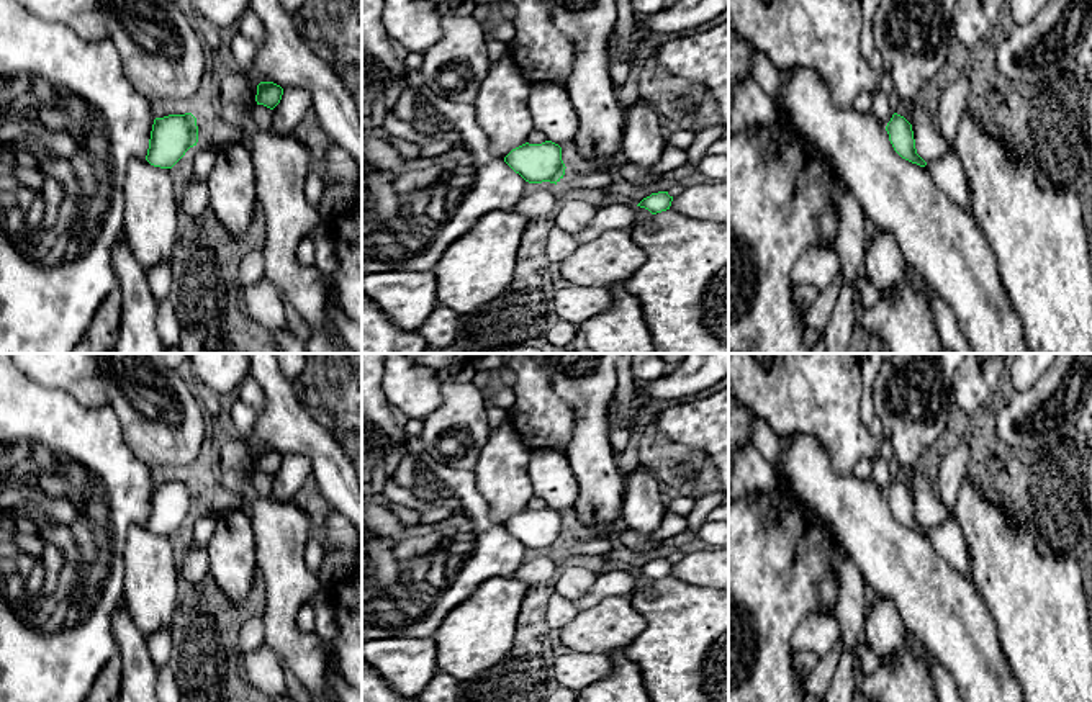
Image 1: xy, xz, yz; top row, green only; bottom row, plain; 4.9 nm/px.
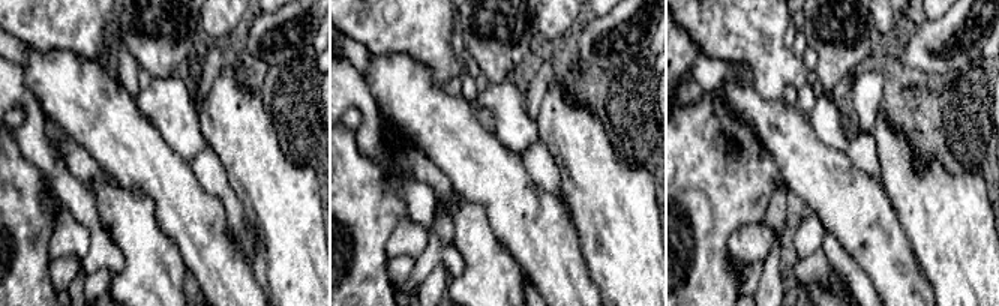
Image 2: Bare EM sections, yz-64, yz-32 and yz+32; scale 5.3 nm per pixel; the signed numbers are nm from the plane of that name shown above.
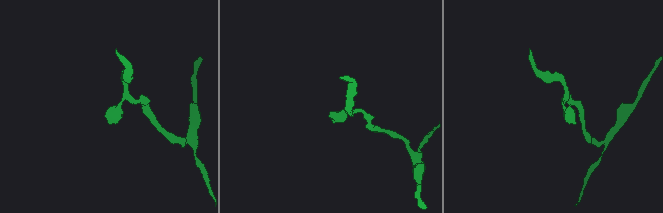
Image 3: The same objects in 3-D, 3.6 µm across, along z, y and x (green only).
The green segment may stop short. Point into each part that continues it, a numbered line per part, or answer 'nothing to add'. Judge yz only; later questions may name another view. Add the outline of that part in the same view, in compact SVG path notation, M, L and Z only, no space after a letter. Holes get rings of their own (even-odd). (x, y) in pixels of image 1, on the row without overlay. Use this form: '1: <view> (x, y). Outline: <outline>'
nothing to add

